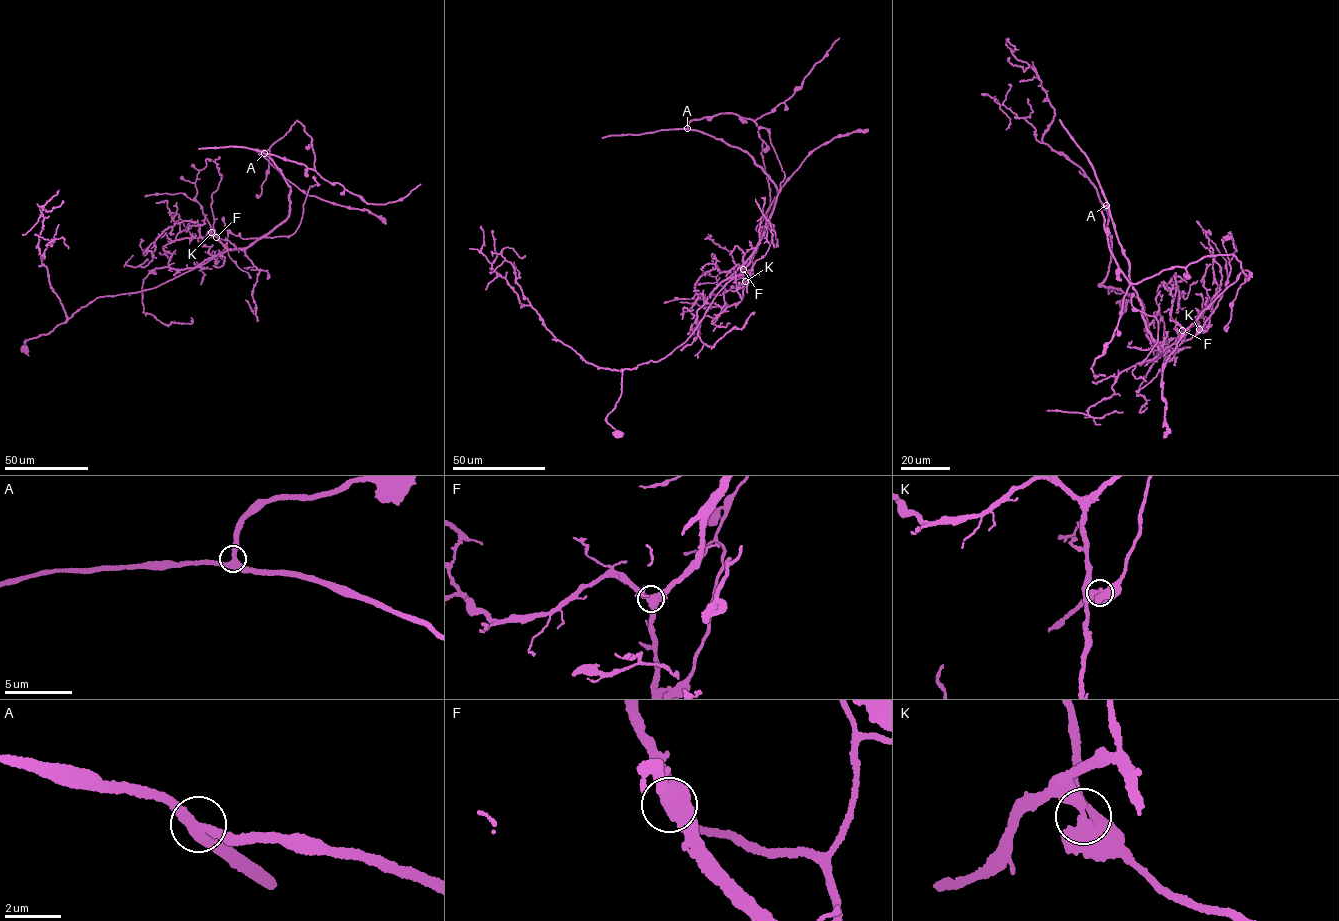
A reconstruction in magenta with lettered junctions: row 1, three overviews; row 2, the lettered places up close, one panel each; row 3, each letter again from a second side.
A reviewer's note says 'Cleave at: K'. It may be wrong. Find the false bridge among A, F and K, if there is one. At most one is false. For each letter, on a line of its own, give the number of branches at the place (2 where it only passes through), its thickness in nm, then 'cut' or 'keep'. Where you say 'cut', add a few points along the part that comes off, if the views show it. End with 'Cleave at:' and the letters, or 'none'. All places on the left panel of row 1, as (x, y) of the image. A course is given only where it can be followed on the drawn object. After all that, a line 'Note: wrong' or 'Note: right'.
A: 3 branches meet; 360 nm thick; keep
F: 3 branches meet; 480 nm thick; keep
K: 3 branches meet; 400 nm thick; cut; foreign part runs (211, 233), (227, 243), (213, 259), (152, 288), (96, 298), (67, 320), (38, 245), (41, 211), (58, 190)
Cleave at: K
Note: right

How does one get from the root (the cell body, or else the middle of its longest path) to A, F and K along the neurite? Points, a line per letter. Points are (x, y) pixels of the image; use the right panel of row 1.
A: (1122, 304), (1130, 297), (1099, 286), (1142, 301), (1157, 346), (1172, 352), (1184, 338), (1158, 354), (1106, 205)
F: (1122, 304), (1130, 297), (1099, 286), (1139, 298), (1146, 336), (1163, 349), (1172, 352), (1199, 326), (1182, 330)
K: (1122, 304), (1130, 297), (1099, 286), (1139, 298), (1148, 322), (1146, 336), (1169, 352), (1199, 329)

